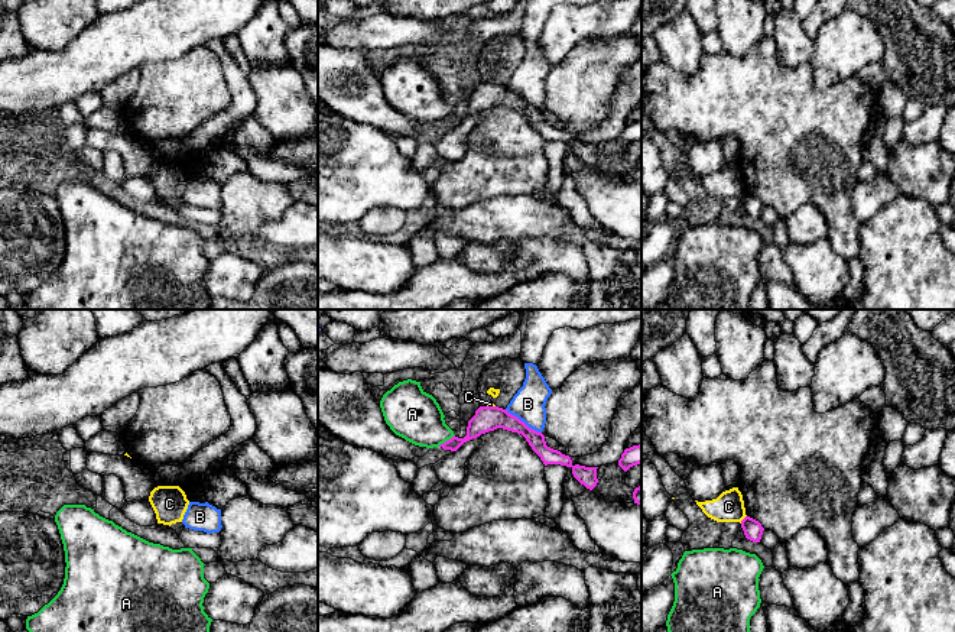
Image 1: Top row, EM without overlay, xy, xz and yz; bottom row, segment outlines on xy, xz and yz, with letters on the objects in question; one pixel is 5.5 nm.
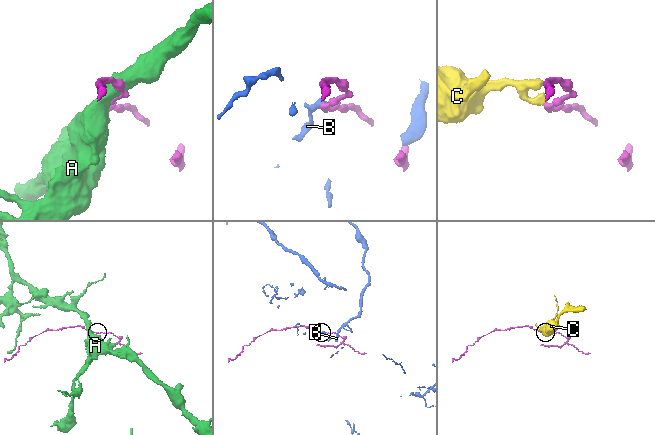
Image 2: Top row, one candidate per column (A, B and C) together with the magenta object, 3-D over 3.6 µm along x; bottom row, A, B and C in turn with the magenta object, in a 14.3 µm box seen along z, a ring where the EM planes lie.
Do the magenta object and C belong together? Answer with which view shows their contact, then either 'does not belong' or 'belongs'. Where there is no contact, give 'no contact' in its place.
meets magenta in yz; does not belong

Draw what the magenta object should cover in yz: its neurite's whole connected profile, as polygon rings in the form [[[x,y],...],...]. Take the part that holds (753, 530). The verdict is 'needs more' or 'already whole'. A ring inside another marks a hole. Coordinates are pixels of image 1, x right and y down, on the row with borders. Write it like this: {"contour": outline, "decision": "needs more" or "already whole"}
{"contour": [[[750,516],[741,521],[741,528],[747,539],[753,542],[760,542],[764,528],[761,524]]], "decision": "already whole"}

